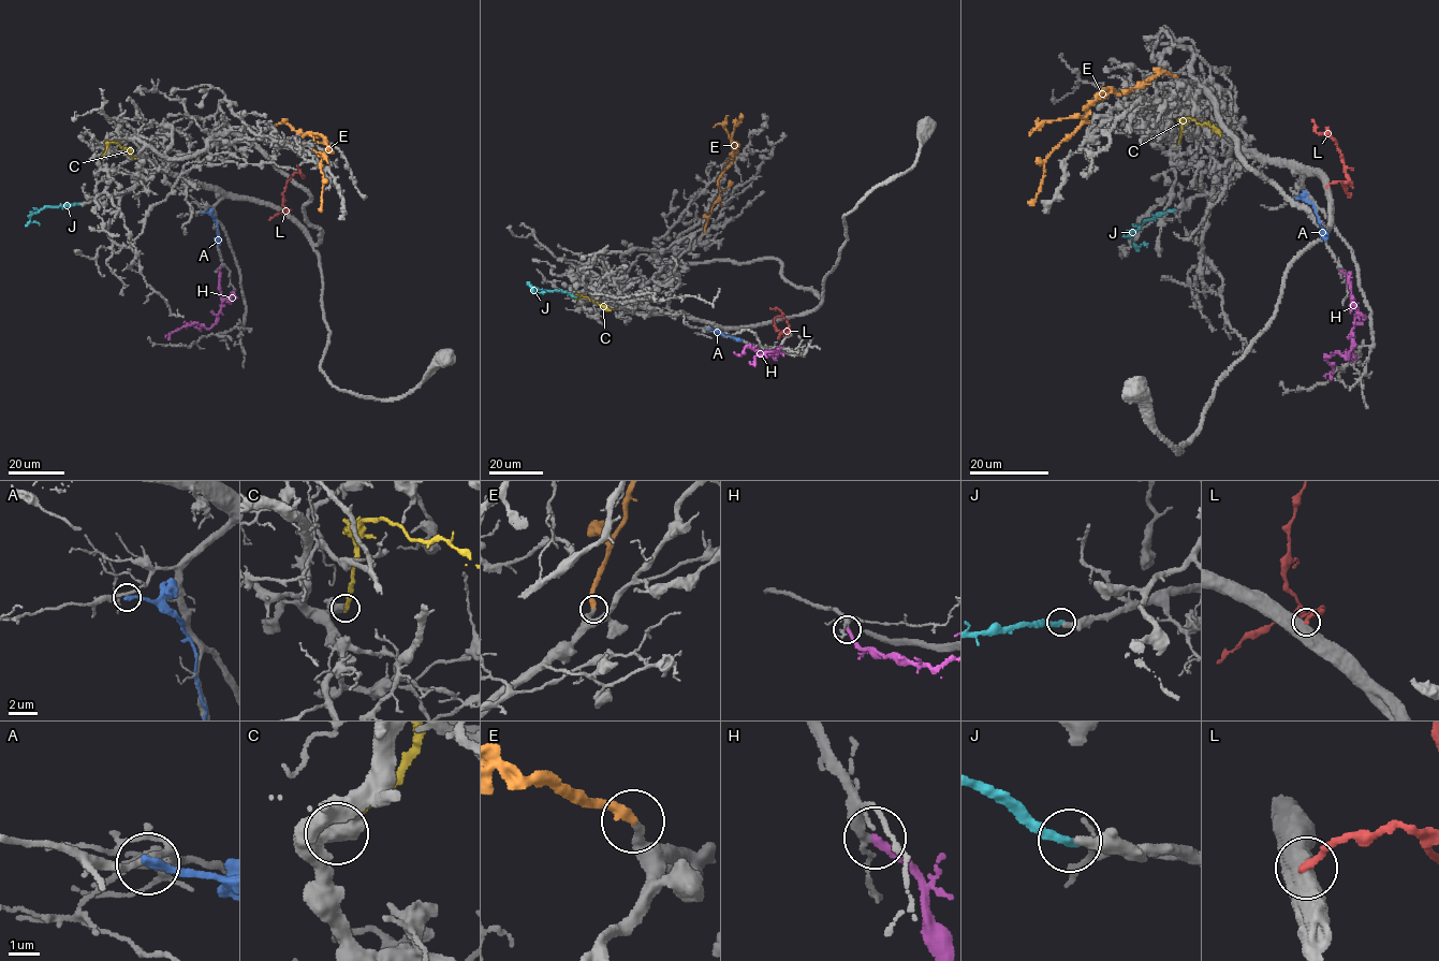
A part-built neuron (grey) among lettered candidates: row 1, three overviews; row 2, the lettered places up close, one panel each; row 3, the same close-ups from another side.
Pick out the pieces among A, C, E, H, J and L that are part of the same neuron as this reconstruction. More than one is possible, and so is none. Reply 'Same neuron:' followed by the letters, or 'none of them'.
Same neuron: E, H, J

